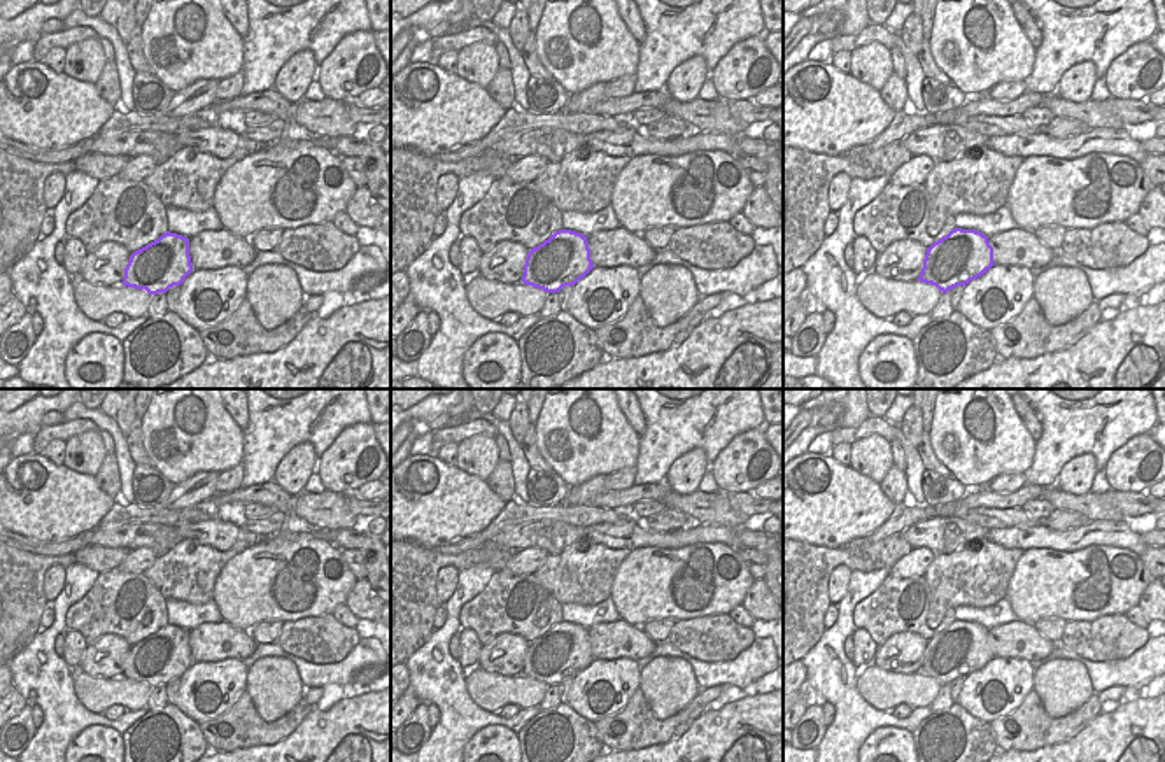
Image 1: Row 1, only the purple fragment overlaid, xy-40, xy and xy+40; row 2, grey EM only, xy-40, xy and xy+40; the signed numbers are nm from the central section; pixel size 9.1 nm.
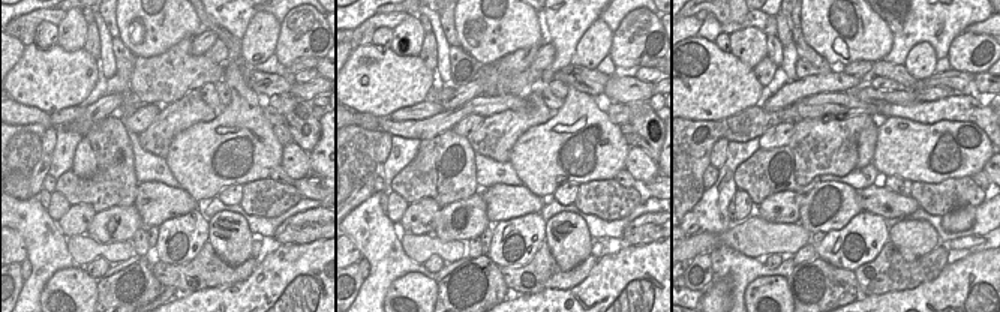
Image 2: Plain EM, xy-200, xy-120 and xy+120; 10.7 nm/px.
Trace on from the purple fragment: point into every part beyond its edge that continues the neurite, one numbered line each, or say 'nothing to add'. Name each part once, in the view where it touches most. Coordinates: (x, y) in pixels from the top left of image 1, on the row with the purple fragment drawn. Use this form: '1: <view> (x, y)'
nothing to add

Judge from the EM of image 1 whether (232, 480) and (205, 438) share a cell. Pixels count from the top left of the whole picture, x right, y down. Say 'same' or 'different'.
different

